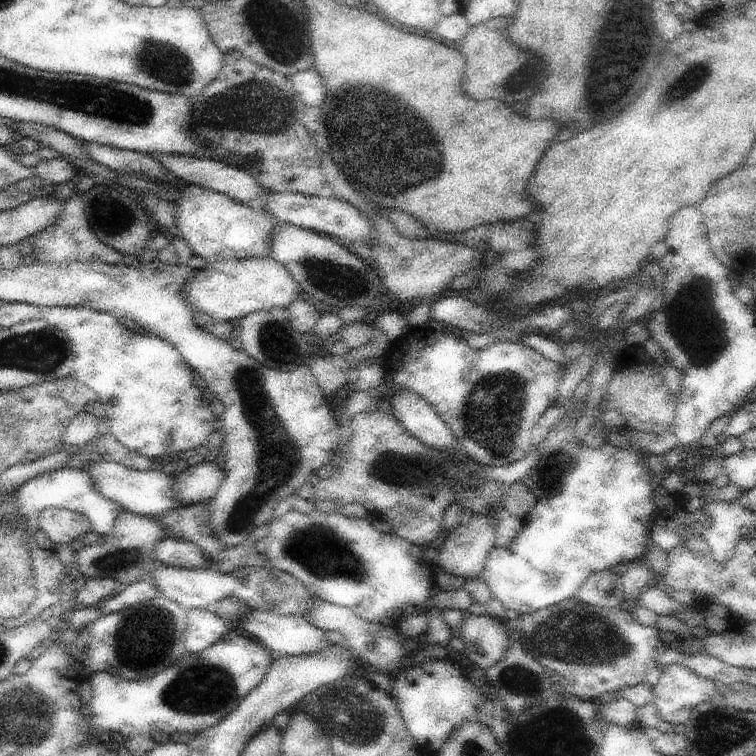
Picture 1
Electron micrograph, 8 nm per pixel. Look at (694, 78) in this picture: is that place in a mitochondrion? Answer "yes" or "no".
yes

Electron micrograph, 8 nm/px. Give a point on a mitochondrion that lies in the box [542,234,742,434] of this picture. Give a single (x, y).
(692, 322)

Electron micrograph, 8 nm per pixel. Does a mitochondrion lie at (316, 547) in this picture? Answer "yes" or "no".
yes

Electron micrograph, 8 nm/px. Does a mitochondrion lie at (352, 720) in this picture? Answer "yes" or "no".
yes

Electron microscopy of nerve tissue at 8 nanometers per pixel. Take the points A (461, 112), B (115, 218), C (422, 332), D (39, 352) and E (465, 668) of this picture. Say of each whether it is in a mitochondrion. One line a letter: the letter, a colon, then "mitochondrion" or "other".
A: other
B: other
C: other
D: mitochondrion
E: other

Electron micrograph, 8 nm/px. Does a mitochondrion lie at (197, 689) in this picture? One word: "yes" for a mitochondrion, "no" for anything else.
yes

